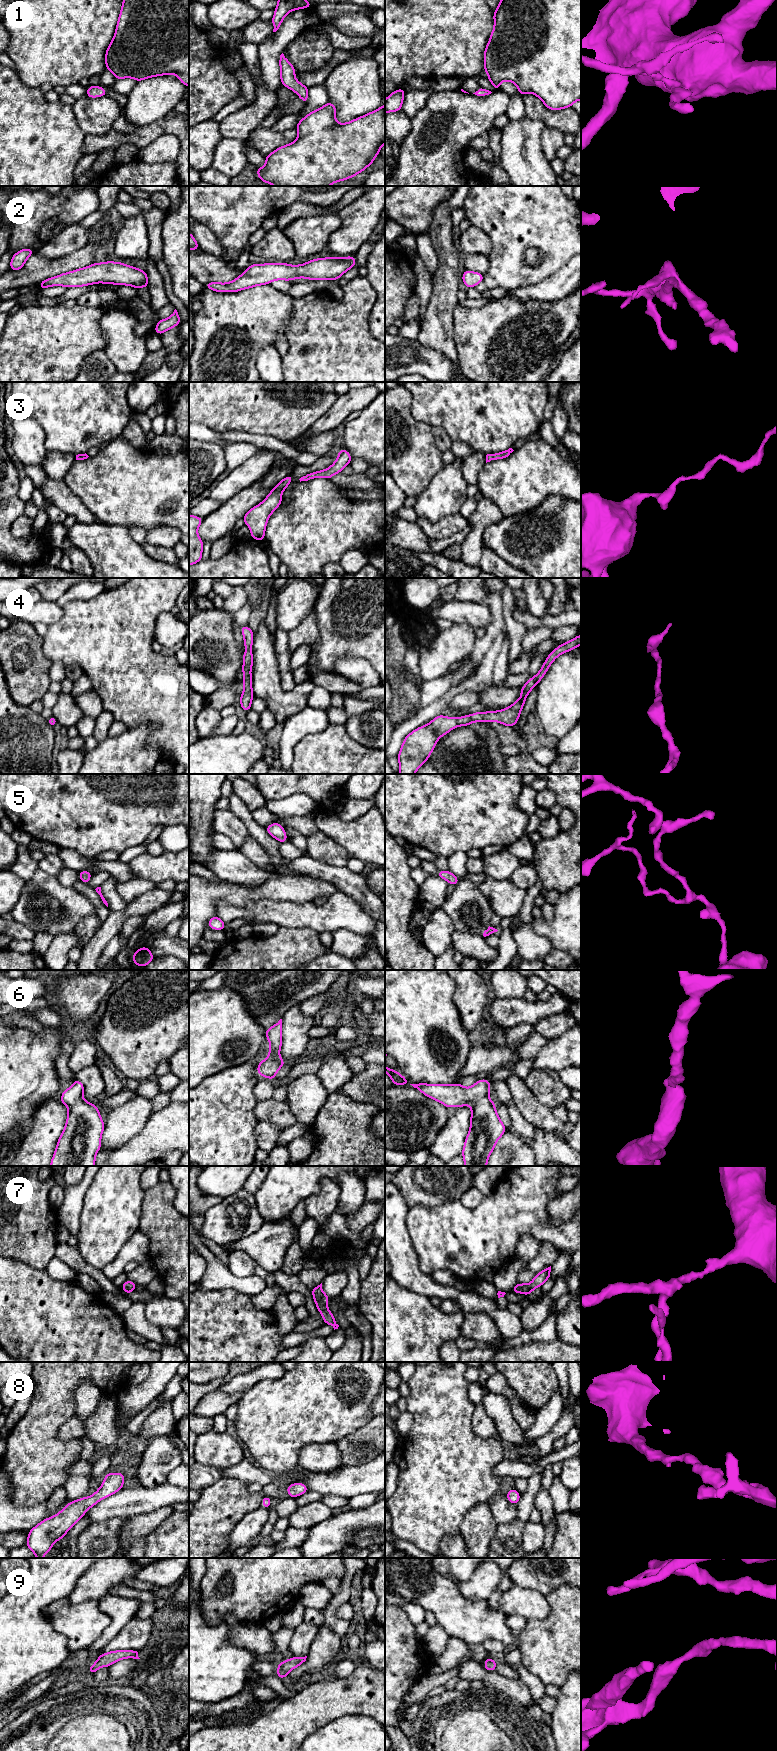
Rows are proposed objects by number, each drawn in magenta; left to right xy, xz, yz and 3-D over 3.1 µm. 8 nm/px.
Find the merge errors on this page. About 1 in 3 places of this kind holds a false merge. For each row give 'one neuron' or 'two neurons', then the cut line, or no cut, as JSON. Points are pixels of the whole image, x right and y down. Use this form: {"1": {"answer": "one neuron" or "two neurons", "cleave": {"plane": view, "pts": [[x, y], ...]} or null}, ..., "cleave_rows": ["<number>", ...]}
{"1": {"answer": "one neuron", "cleave": null}, "2": {"answer": "one neuron", "cleave": null}, "3": {"answer": "one neuron", "cleave": null}, "4": {"answer": "one neuron", "cleave": null}, "5": {"answer": "one neuron", "cleave": null}, "6": {"answer": "one neuron", "cleave": null}, "7": {"answer": "one neuron", "cleave": null}, "8": {"answer": "one neuron", "cleave": null}, "9": {"answer": "one neuron", "cleave": null}, "cleave_rows": []}

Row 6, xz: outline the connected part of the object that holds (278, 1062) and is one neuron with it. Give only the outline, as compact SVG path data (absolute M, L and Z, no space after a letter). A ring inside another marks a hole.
M282 1019L267 1029L265 1035L270 1043L269 1055L259 1062L257 1072L261 1077L274 1080L278 1070L286 1064L279 1056L282 1045Z

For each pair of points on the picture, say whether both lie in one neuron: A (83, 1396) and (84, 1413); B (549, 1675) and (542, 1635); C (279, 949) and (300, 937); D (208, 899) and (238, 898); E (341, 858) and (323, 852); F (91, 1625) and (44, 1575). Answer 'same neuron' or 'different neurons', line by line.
A: same neuron
B: same neuron
C: same neuron
D: same neuron
E: same neuron
F: different neurons

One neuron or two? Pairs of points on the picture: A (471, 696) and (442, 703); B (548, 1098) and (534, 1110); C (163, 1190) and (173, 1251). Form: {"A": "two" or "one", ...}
{"A": "two", "B": "two", "C": "one"}

